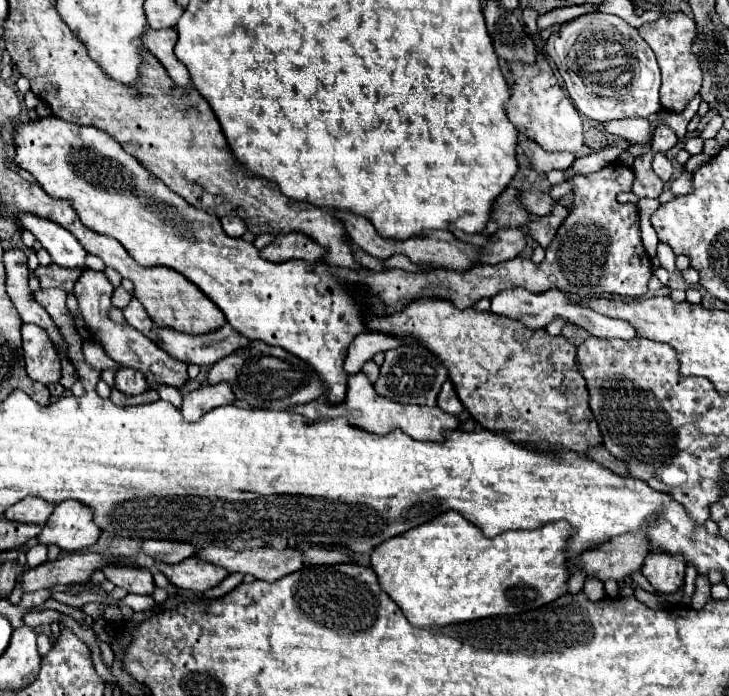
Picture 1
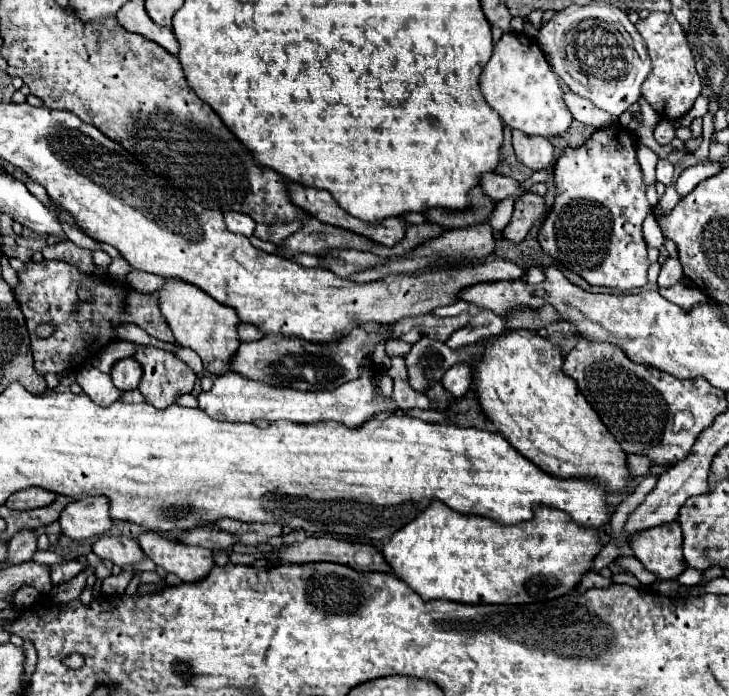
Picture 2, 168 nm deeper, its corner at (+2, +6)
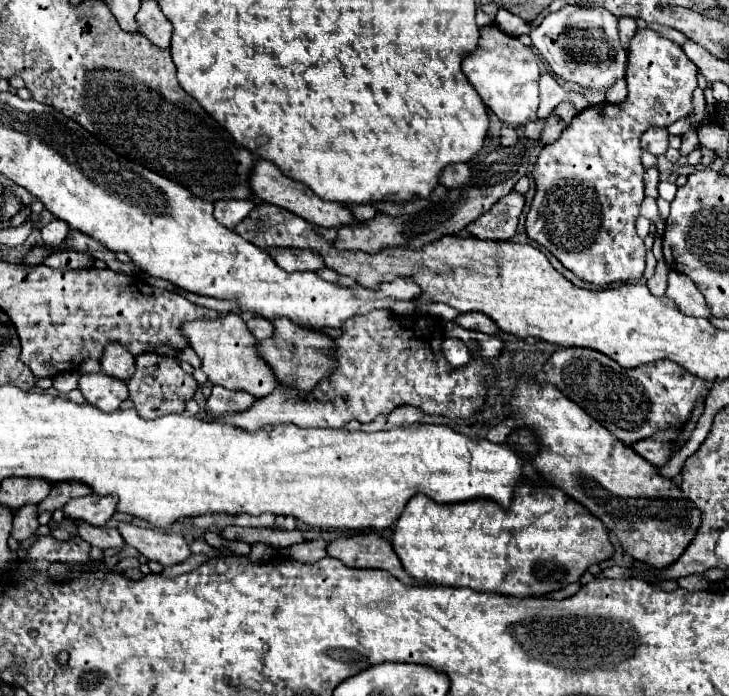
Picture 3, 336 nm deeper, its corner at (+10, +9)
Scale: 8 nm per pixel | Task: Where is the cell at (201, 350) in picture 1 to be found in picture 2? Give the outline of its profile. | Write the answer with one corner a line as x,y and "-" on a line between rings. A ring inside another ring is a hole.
243,323
243,325
239,325
239,337
241,337
241,341
255,341
255,339
261,339
263,333
255,325

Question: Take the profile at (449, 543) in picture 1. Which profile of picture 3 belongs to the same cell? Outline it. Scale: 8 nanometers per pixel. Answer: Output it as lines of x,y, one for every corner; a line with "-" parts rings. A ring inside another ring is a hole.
529,482
519,484
509,510
501,510
501,506
493,504
491,500
437,504
425,494
413,496
391,534
391,546
405,572
419,584
471,588
475,592
531,598
547,596
571,582
577,582
591,564
607,560
613,554
611,538
599,518
595,518
559,488
543,488
543,484
533,484
539,488
529,486

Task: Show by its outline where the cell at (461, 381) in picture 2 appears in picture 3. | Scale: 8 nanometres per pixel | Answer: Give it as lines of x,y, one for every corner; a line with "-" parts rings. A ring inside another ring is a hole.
445,338
441,342
441,350
451,368
461,368
469,362
469,350
465,346
461,346
459,338

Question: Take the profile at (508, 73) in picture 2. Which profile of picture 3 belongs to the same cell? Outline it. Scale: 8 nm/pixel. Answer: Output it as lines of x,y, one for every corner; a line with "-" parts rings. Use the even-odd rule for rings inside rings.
495,24
481,28
479,46
473,56
467,56
461,64
463,74
473,84
473,88
483,98
485,106
489,106
497,118
513,128
525,126
527,122
537,120
539,108
539,62
533,54
533,48
521,44
519,38
507,36

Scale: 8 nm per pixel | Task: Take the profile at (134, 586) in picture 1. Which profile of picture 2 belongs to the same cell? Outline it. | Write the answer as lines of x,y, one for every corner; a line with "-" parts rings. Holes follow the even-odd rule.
103,535
93,543
93,553
105,561
127,569
135,567
143,559
143,551
135,539
123,535

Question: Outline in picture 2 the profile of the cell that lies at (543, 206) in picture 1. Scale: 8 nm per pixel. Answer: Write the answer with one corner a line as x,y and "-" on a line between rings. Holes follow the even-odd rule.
485,173
479,181
481,189
485,195
493,197
493,201
501,201
505,197
521,197
519,193
519,181
505,177
505,175
497,175
497,173

